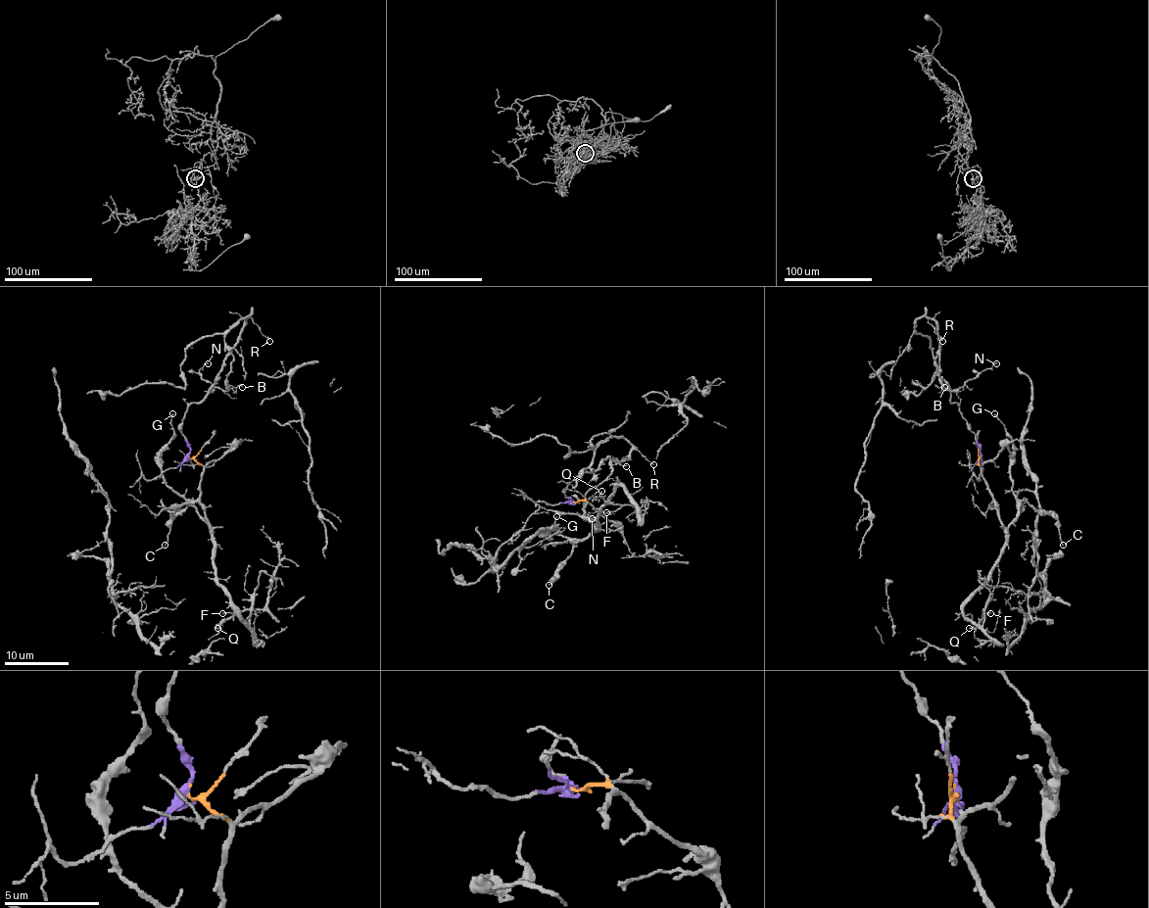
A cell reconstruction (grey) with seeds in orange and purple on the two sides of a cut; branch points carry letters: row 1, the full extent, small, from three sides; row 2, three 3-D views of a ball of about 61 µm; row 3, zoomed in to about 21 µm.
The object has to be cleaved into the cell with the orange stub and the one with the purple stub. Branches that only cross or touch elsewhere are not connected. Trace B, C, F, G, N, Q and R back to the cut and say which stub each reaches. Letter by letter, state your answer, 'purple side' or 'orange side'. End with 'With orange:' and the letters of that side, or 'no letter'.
B: purple side
C: orange side
F: orange side
G: orange side
N: purple side
Q: orange side
R: purple side
With orange: C, F, G, Q

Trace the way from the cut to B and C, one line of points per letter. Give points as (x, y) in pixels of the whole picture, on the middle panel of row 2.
B: (573, 501), (565, 487), (585, 473), (595, 471), (604, 459), (609, 456), (617, 461), (610, 463), (627, 466)
C: (573, 501), (587, 501), (585, 516), (595, 528), (585, 539), (580, 539), (550, 584)

